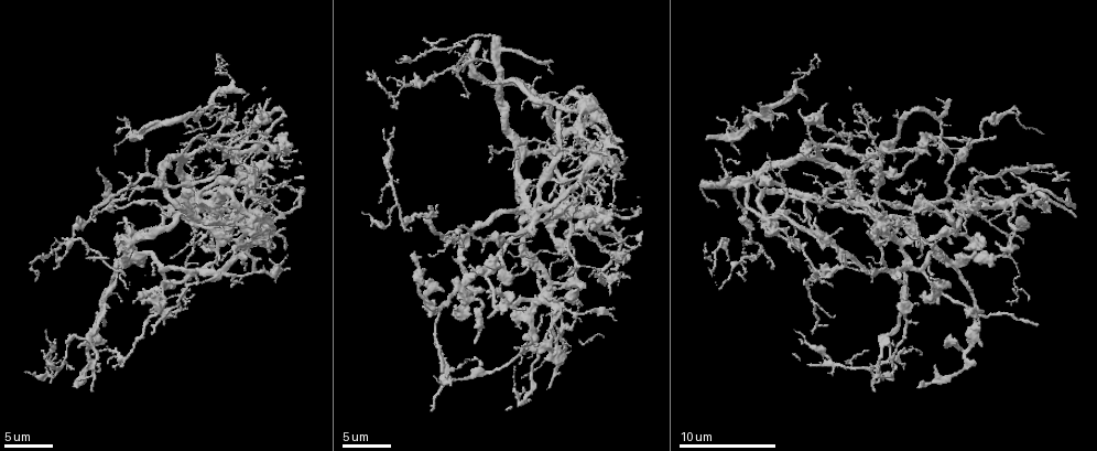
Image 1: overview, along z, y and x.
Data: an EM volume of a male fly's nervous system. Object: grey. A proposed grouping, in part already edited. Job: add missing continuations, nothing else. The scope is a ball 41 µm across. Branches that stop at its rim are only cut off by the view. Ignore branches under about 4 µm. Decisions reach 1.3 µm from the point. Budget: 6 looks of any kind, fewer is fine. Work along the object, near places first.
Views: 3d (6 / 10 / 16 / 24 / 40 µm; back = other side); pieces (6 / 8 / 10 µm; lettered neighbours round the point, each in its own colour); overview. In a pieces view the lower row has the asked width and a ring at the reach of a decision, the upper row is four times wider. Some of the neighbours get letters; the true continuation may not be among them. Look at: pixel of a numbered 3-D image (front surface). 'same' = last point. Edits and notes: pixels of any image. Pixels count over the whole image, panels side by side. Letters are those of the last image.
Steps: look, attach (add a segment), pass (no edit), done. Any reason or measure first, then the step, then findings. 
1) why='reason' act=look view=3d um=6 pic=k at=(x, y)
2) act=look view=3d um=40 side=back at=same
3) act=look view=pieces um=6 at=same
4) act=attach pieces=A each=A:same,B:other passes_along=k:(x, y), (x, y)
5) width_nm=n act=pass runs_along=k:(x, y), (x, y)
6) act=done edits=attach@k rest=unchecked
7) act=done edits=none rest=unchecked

why='tapers out' act=look view=pieces um=8 pic=1 at=(774, 270)

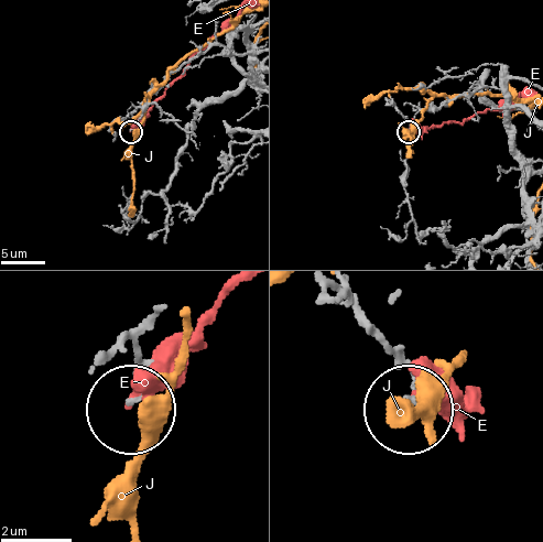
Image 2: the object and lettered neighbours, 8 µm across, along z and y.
act=pass each=E:other,J:other found='none of them fits'

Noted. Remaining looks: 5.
why='free end' act=look view=pieces um=8 pic=1 at=(975, 192)

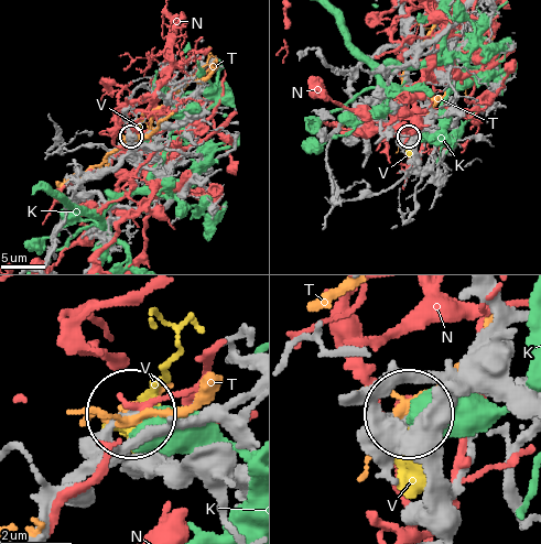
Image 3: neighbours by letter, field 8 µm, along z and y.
act=pass each=K:other,N:other,T:other,V:other found='none of them fits'

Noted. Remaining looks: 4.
why='free end' act=look view=3d um=10 pic=1 at=(211, 138)

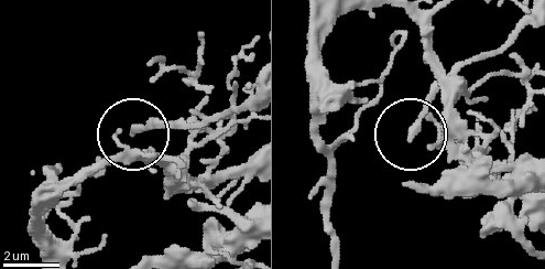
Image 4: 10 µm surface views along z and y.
act=look view=pieces um=6 pic=4 at=(415, 135)

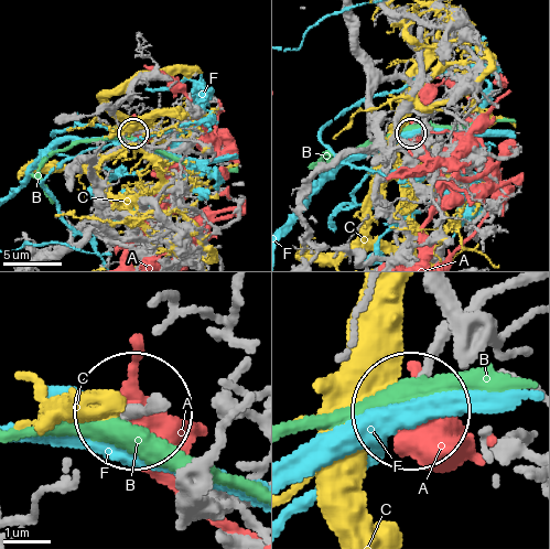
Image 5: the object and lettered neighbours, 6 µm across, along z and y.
act=pass each=A:other,B:other,C:other,F:other found='no lettered segment goes on from it'

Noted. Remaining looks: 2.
act=done edits=none rest=unchecked

